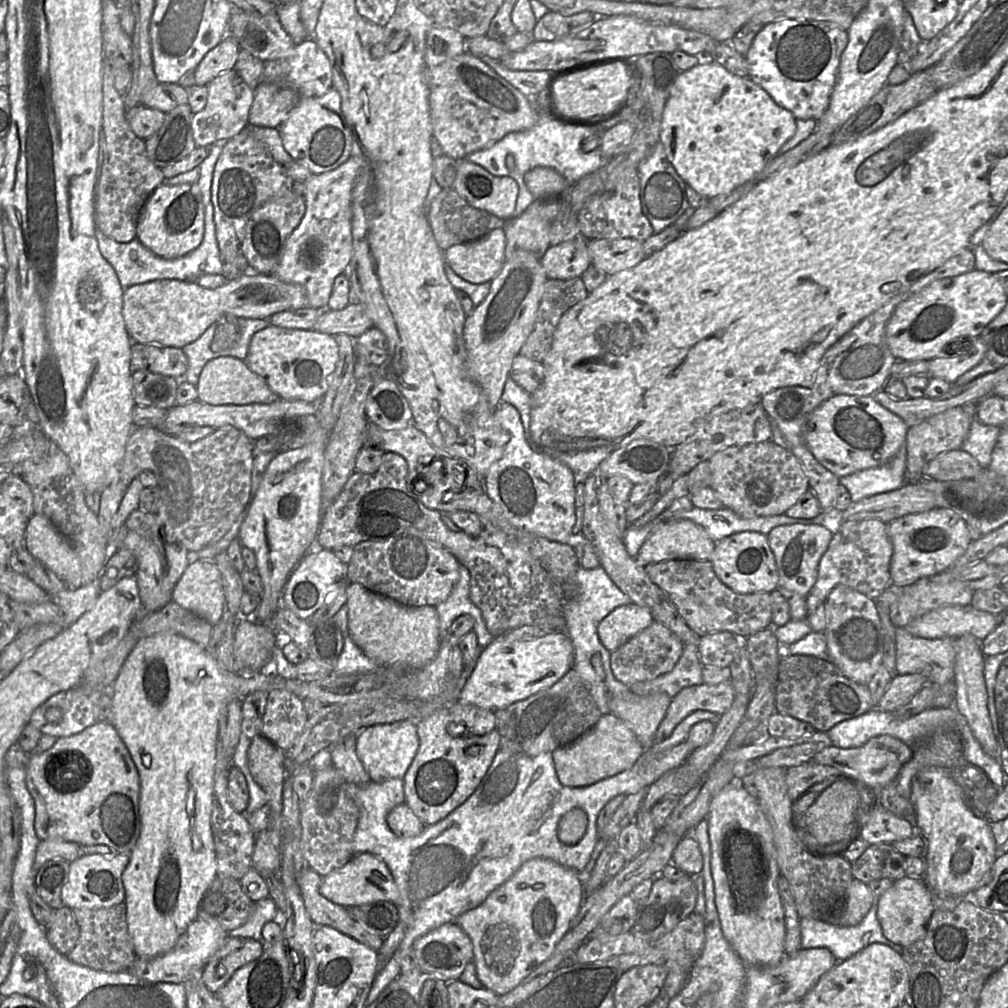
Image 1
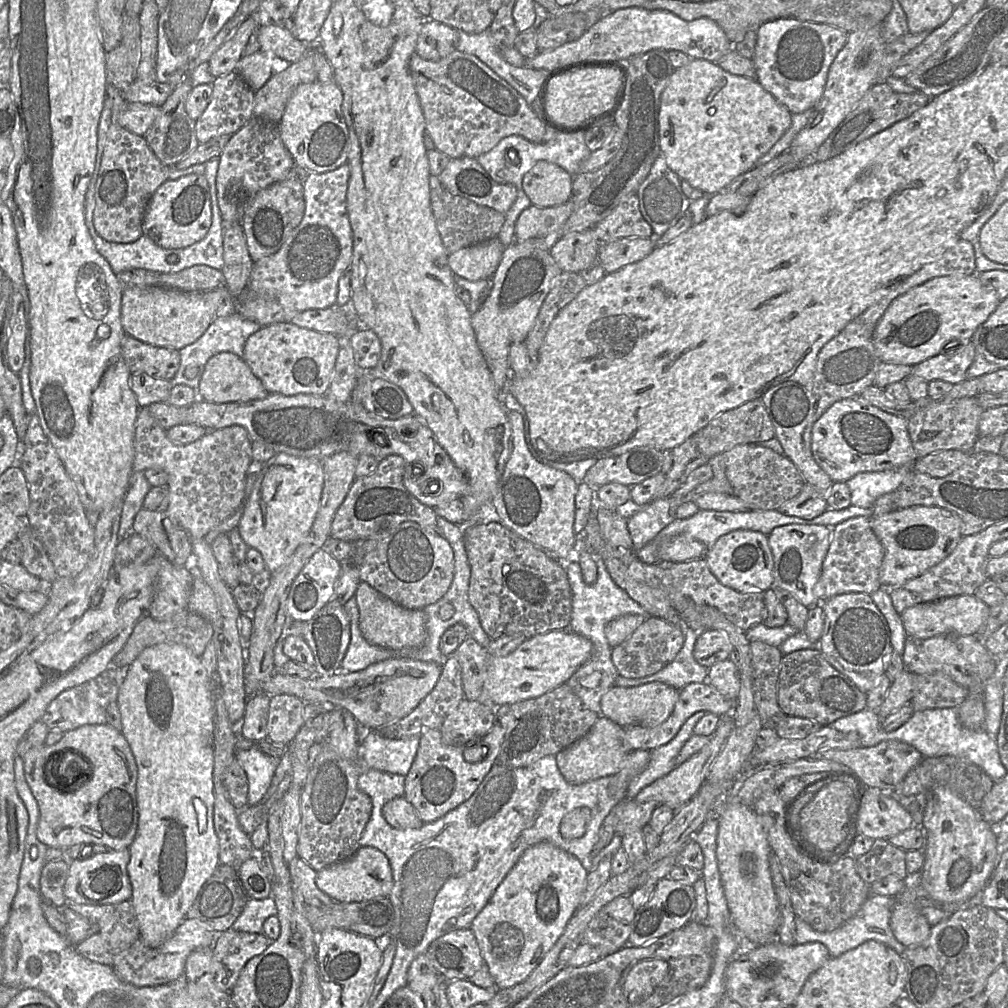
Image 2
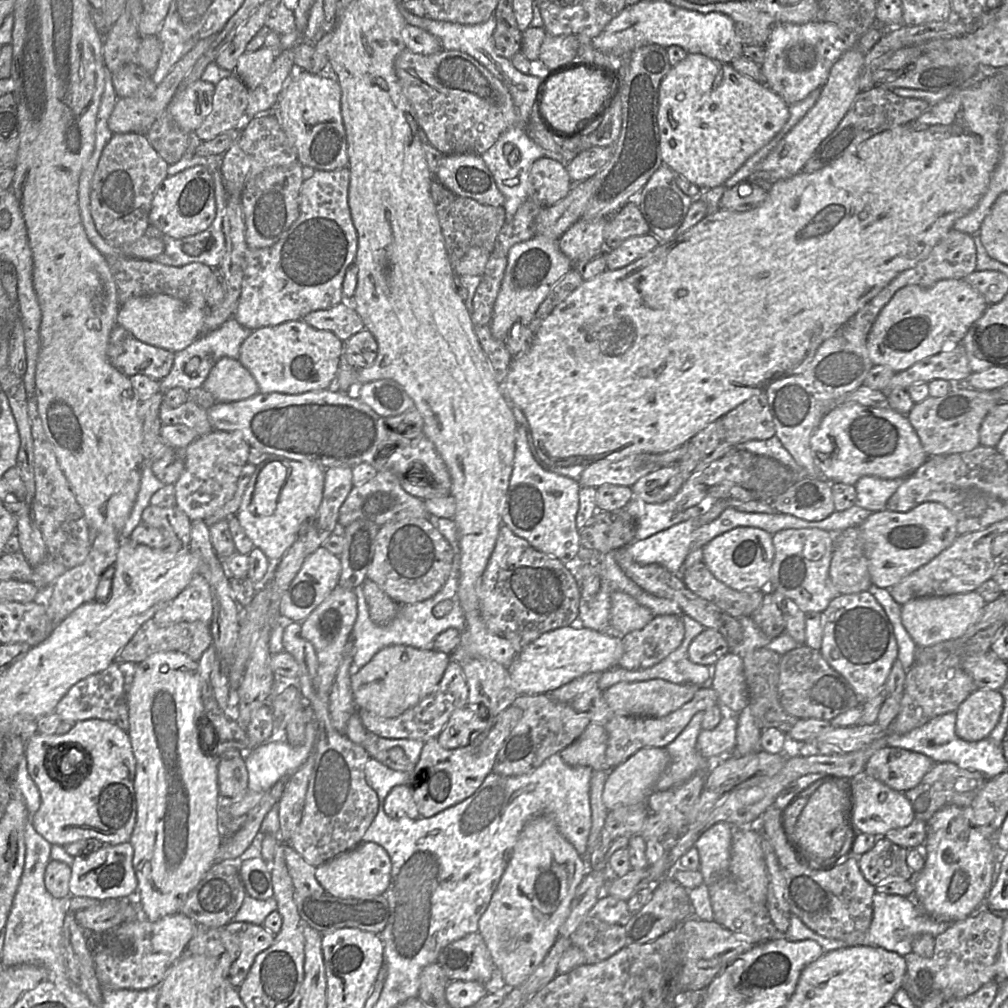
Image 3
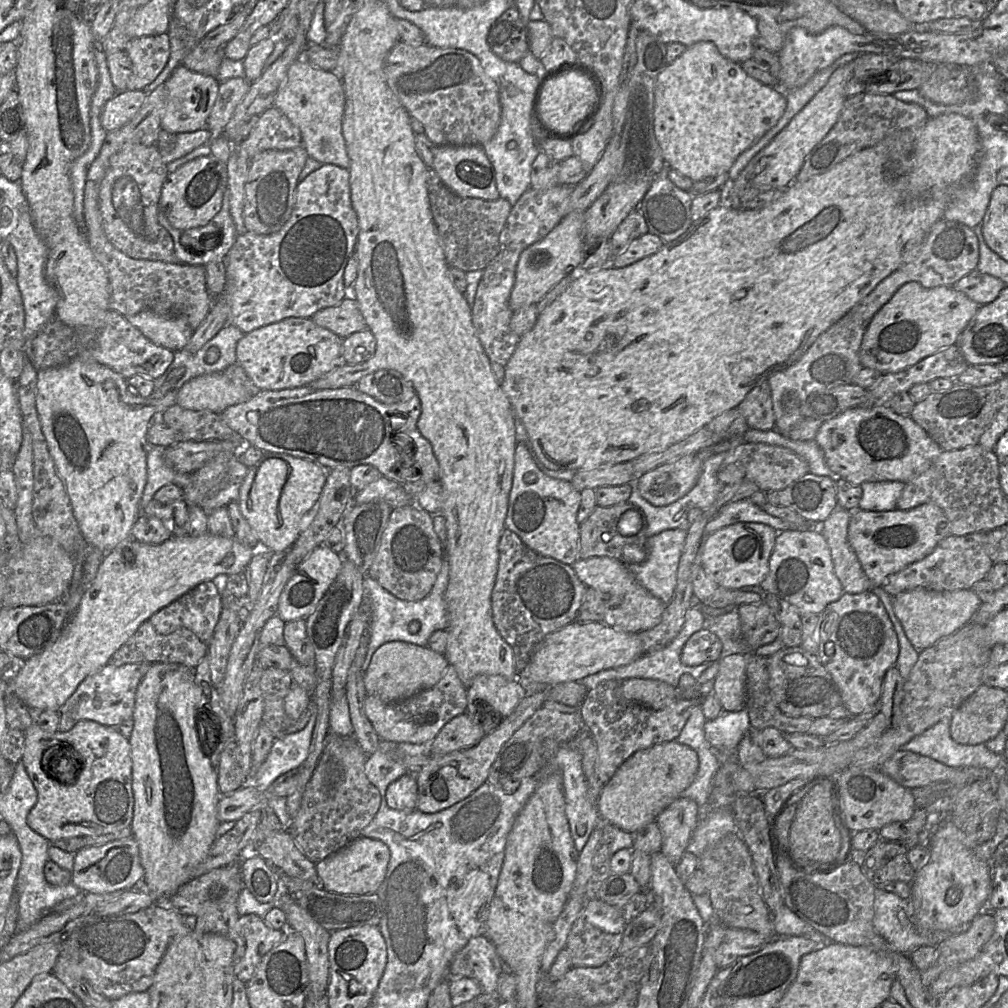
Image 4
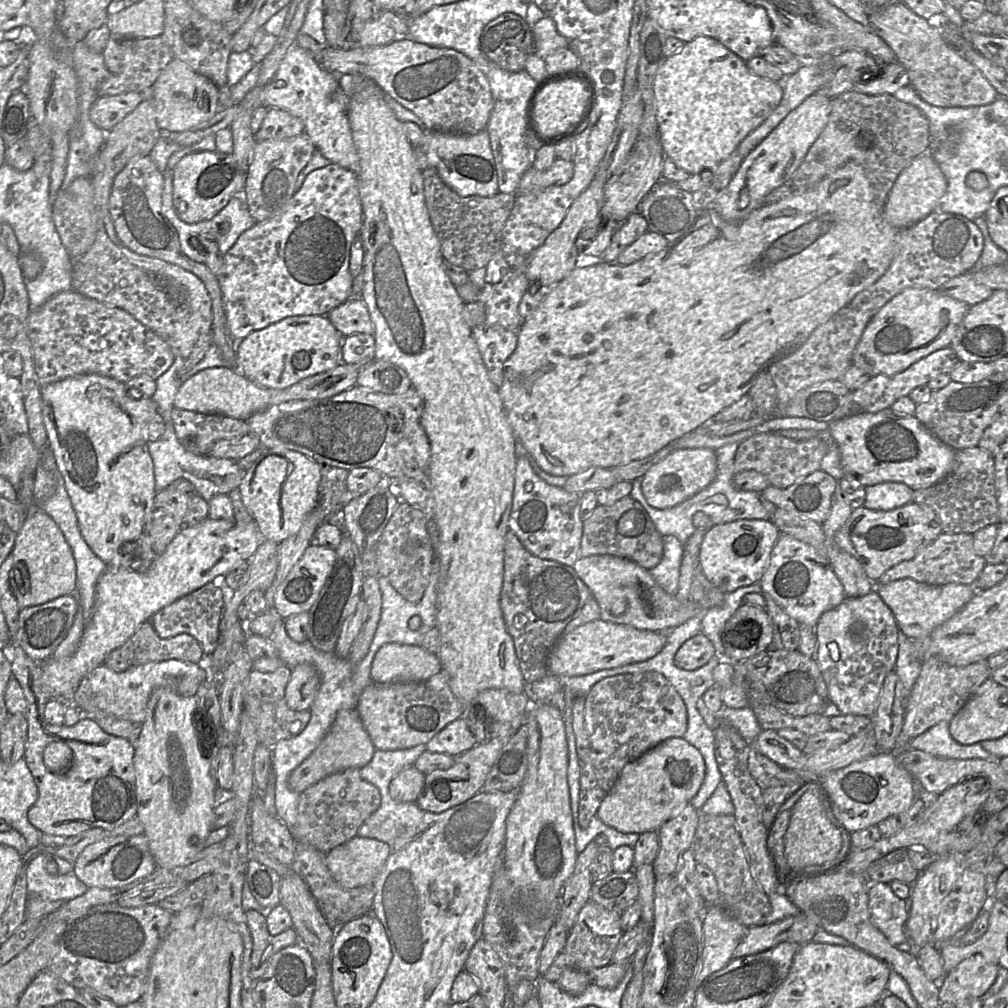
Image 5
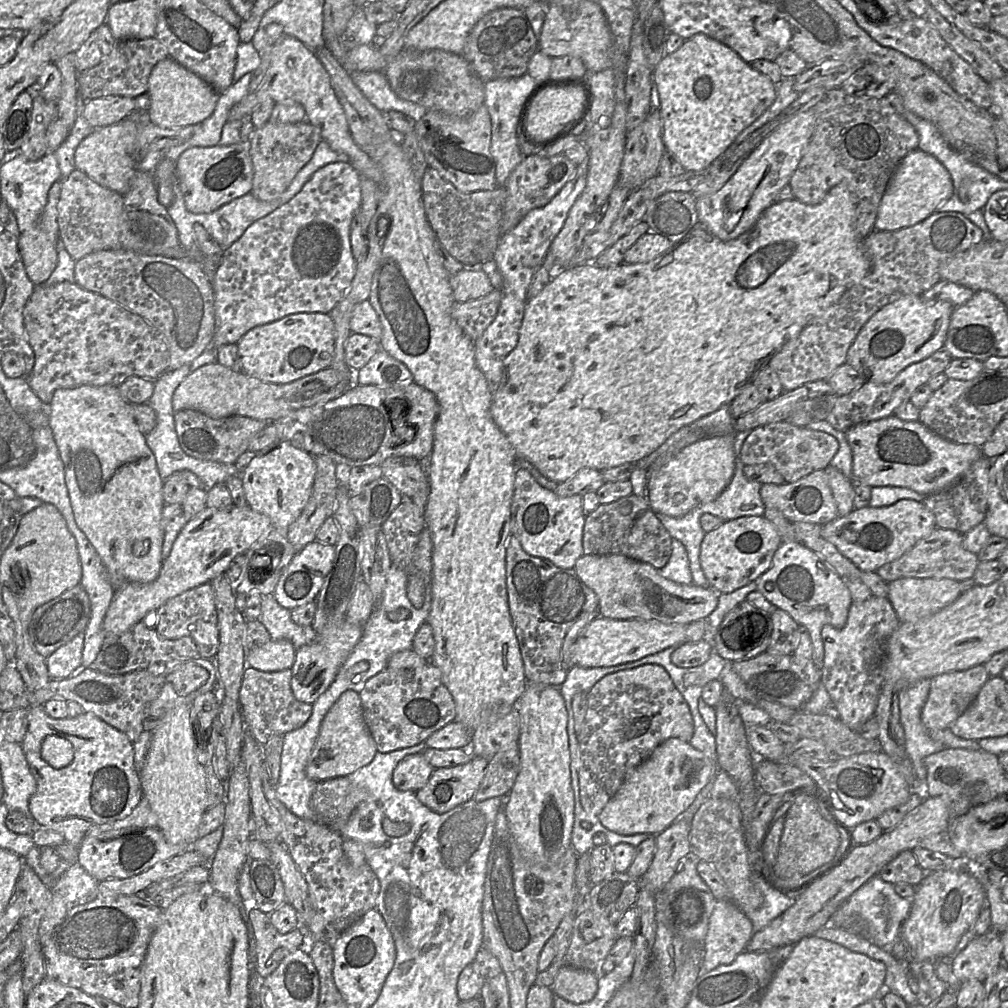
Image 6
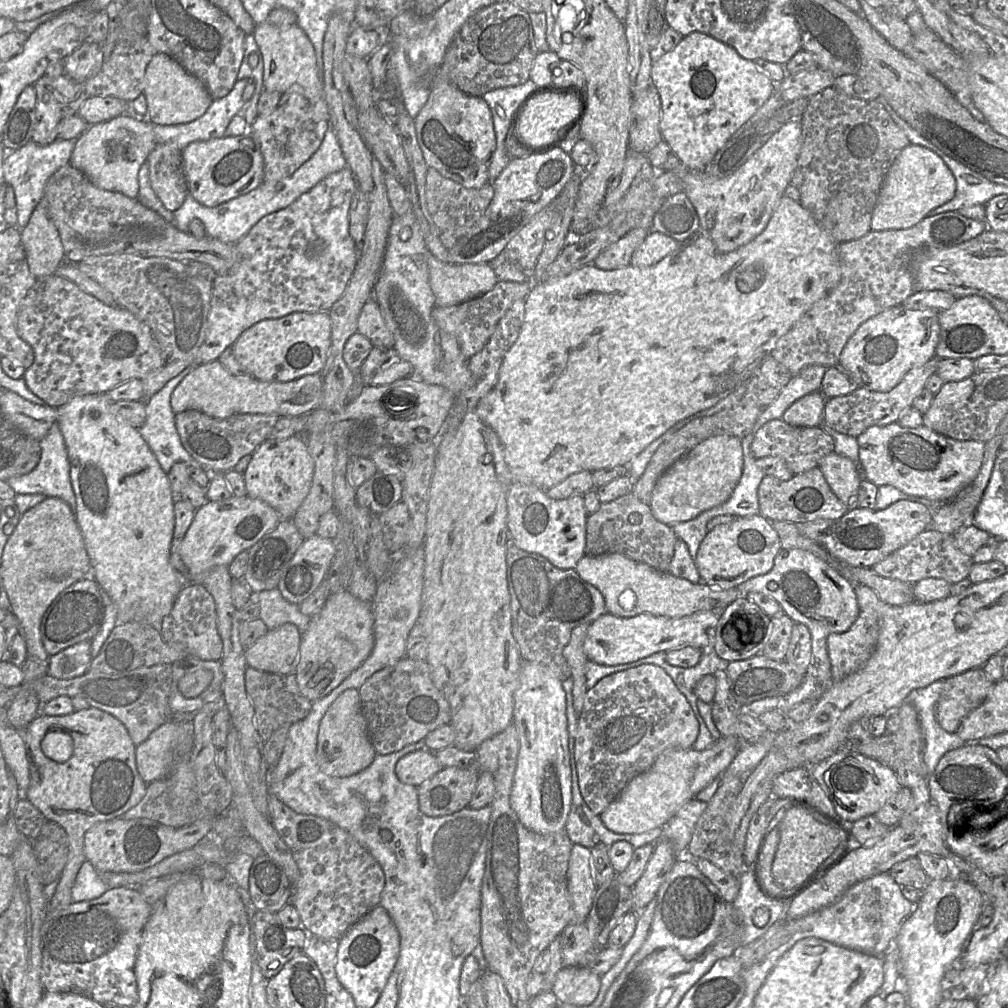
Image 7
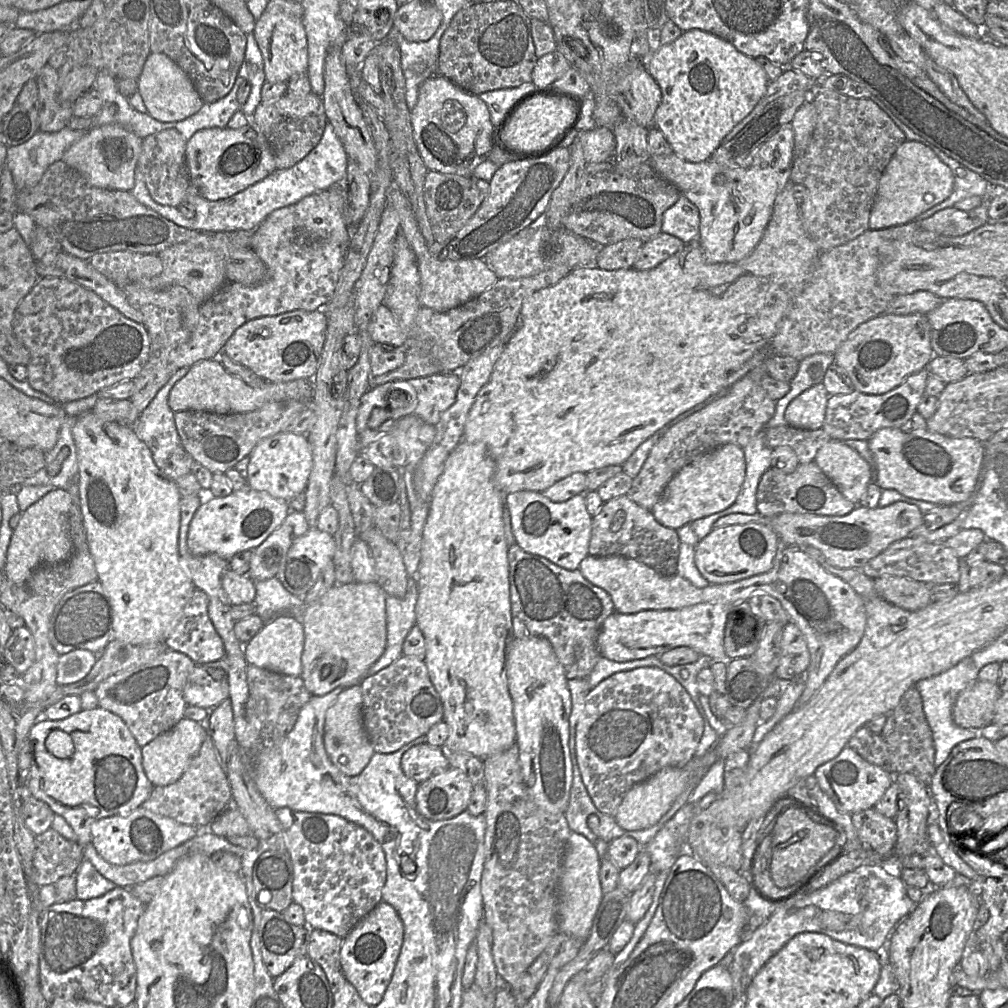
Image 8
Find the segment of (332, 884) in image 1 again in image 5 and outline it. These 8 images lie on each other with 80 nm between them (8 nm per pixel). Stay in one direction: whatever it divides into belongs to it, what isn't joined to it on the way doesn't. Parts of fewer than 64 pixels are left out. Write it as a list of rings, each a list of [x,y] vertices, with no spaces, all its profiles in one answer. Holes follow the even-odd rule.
[[[355,836],[326,855],[326,865],[345,888],[373,885],[390,853],[387,843]]]

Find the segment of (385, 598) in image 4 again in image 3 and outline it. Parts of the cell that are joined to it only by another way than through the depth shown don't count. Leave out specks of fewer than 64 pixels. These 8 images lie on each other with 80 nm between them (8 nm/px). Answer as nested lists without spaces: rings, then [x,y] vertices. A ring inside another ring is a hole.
[[[435,518],[435,526],[453,548],[453,562],[450,574],[445,584],[435,595],[421,602],[399,604],[395,617],[389,623],[385,625],[377,625],[369,616],[368,605],[363,592],[363,584],[354,589],[357,596],[358,613],[351,635],[351,656],[353,658],[354,670],[359,670],[364,667],[372,660],[377,652],[387,646],[405,645],[421,650],[433,650],[435,638],[440,633],[449,628],[455,628],[461,632],[464,630],[466,619],[458,596],[461,552],[456,524],[453,519]],[[445,600],[452,601],[452,610],[446,616],[436,618],[433,614],[433,609],[437,604]]]

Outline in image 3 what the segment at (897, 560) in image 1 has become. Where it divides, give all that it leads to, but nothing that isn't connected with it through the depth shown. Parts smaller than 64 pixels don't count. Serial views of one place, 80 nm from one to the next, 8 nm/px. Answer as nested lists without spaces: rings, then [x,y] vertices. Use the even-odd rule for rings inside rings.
[[[924,502],[908,512],[873,512],[859,527],[872,584],[885,589],[930,562],[958,536],[956,517],[937,502]]]

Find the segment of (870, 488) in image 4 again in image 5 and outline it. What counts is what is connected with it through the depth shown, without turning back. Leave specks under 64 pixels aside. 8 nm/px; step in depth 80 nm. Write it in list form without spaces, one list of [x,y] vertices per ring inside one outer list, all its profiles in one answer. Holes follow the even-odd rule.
[[[884,482],[866,486],[863,507],[875,511],[889,511],[912,502],[913,490],[904,483]]]

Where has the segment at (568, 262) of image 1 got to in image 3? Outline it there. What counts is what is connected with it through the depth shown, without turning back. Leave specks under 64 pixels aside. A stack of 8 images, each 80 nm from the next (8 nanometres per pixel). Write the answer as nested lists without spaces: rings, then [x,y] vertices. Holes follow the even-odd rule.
[[[579,219],[557,240],[561,252],[573,263],[602,253],[607,219]]]

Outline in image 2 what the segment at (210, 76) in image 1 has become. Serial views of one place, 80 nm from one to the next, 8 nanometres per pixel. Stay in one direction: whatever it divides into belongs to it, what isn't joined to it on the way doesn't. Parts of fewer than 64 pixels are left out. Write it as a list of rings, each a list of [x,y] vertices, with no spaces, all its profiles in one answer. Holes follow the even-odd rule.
[[[254,16],[249,17],[236,34],[226,41],[209,59],[209,72],[215,78],[236,71],[238,62],[243,57],[243,51],[252,36],[260,27]]]

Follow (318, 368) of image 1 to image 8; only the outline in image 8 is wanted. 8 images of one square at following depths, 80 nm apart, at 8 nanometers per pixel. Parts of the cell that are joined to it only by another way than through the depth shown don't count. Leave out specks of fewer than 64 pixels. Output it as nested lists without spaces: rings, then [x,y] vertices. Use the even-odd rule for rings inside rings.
[[[296,309],[278,315],[258,317],[236,329],[222,352],[265,381],[286,382],[301,378],[312,380],[320,362],[326,328],[327,314],[323,309]]]

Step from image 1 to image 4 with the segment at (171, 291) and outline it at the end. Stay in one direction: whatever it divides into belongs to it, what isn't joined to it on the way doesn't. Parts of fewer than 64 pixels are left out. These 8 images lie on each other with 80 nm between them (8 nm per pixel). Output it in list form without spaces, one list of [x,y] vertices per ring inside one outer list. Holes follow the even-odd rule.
[[[143,310],[126,318],[150,341],[173,352],[185,348],[194,333],[183,316],[159,315]]]

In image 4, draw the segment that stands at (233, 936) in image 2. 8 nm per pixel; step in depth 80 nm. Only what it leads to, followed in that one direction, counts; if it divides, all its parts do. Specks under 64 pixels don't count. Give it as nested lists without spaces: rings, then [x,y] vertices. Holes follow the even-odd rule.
[[[256,914],[240,916],[236,922],[236,931],[245,942],[245,953],[238,963],[234,964],[233,961],[234,975],[236,979],[247,983],[252,978],[262,957],[275,946],[280,944],[285,939],[286,933],[282,930],[275,930],[271,928],[264,922],[262,917]]]

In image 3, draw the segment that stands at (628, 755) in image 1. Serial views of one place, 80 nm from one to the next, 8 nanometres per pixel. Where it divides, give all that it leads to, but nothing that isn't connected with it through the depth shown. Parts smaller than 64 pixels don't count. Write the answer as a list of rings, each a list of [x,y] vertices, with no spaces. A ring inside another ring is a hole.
[[[591,722],[583,733],[559,754],[570,766],[585,766],[593,770],[608,771],[607,744],[608,734],[605,728],[598,723]]]

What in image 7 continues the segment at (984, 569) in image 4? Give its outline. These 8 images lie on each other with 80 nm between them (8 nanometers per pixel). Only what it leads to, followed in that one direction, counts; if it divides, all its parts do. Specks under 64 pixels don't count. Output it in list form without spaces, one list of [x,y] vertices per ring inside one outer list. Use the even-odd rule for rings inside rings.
[[[927,529],[871,568],[879,576],[910,584],[926,578],[943,579],[954,584],[969,576],[973,564],[972,557],[956,547],[953,535]]]

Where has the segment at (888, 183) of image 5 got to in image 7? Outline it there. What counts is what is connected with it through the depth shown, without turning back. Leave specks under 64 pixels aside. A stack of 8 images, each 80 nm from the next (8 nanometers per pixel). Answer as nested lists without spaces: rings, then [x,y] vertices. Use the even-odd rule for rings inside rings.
[[[829,87],[809,98],[801,116],[802,144],[790,184],[800,192],[800,203],[825,228],[836,243],[857,240],[871,230],[873,211],[885,176],[910,141],[876,99],[863,100],[847,96]]]

